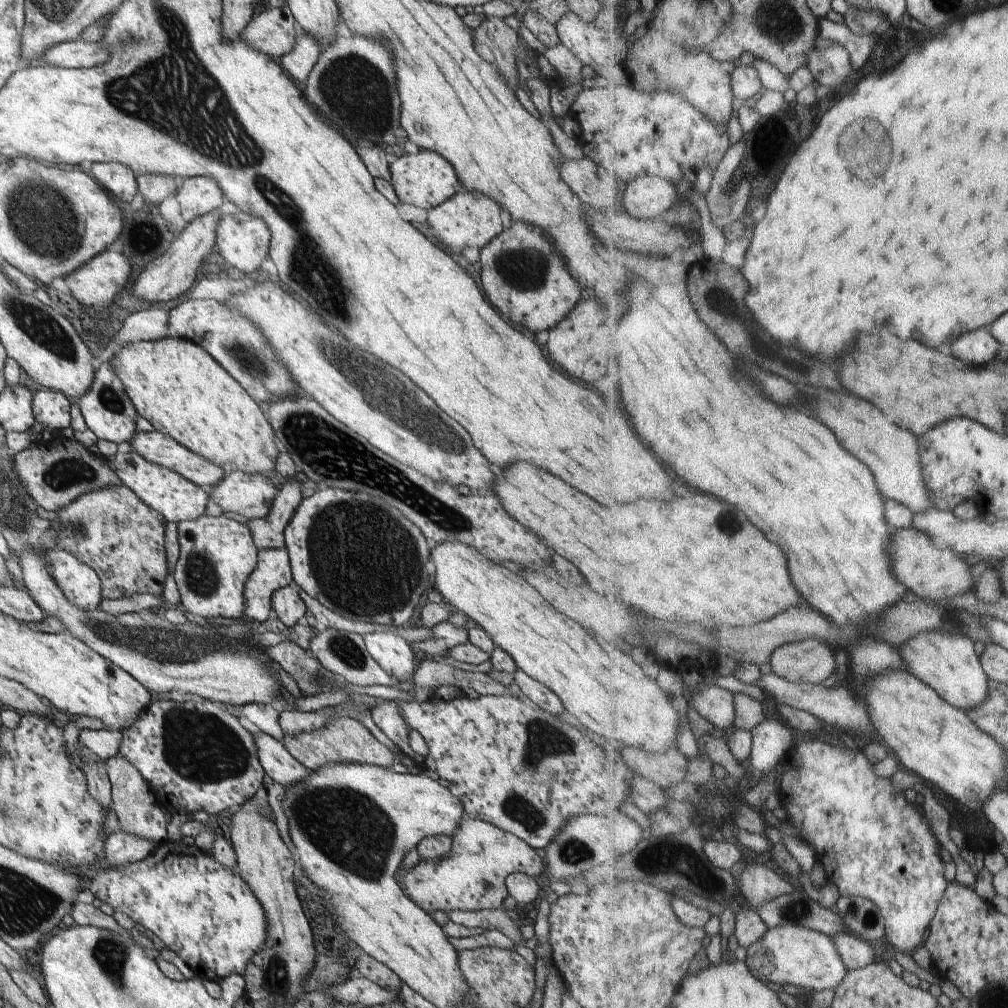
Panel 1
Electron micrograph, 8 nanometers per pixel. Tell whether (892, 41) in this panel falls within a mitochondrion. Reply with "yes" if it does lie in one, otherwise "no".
no

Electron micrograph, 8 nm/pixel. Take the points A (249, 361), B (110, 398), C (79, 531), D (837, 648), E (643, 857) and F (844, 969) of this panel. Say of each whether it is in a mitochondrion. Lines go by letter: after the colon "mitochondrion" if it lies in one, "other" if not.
A: mitochondrion
B: mitochondrion
C: mitochondrion
D: other
E: mitochondrion
F: other

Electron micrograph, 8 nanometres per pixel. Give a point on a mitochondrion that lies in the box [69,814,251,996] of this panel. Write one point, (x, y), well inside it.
(109, 955)

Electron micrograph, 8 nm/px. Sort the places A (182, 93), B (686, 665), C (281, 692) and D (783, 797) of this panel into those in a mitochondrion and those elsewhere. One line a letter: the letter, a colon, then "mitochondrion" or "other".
A: mitochondrion
B: other
C: other
D: other

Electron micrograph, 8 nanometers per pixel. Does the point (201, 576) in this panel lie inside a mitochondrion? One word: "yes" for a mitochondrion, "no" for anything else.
yes

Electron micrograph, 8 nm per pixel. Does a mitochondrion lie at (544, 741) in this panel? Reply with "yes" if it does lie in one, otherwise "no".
yes

